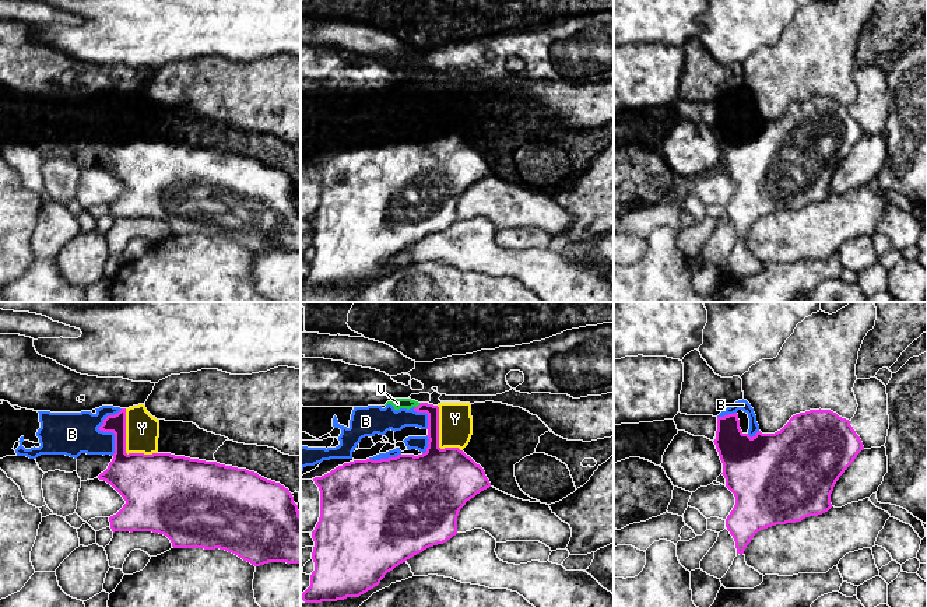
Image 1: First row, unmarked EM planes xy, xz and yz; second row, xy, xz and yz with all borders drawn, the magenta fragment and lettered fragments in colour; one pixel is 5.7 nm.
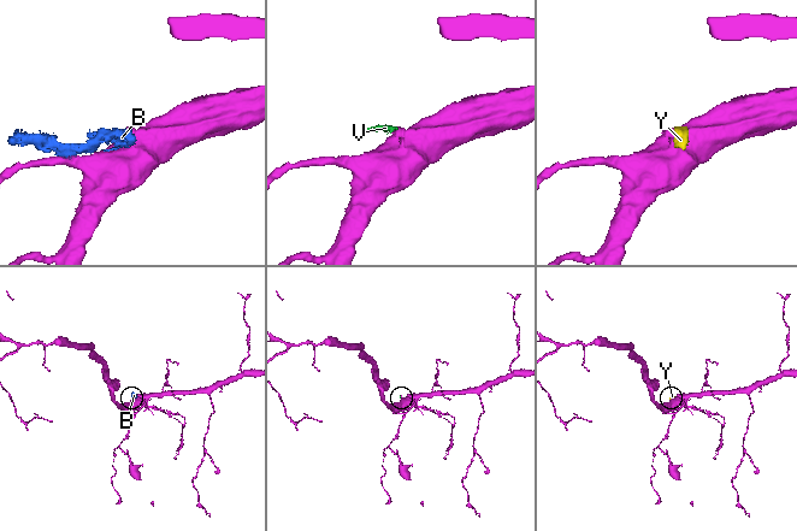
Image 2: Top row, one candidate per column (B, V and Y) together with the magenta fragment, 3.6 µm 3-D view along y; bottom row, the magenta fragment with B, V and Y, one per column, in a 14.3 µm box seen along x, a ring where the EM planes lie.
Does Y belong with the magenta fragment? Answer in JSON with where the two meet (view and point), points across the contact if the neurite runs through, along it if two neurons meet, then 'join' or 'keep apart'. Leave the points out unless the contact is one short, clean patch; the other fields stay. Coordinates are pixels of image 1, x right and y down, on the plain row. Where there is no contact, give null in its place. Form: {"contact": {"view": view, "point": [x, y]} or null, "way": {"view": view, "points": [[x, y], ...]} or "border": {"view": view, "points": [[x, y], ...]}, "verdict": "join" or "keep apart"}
{"contact": {"view": "xy", "point": [125, 133]}, "border": {"view": "xy", "points": [[125, 95], [125, 137], [127, 140], [157, 140]]}, "verdict": "keep apart"}

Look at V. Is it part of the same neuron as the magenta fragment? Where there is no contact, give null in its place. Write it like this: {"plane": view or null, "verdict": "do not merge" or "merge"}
{"plane": "xz", "verdict": "do not merge"}

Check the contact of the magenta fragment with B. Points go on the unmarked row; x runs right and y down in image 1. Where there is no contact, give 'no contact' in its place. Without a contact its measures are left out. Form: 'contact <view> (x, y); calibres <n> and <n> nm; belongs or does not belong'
contact xy (104, 118); calibres 180 and 260 nm; does not belong

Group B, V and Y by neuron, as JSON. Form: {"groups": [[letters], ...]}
{"groups": [["B", "V", "Y"]]}

